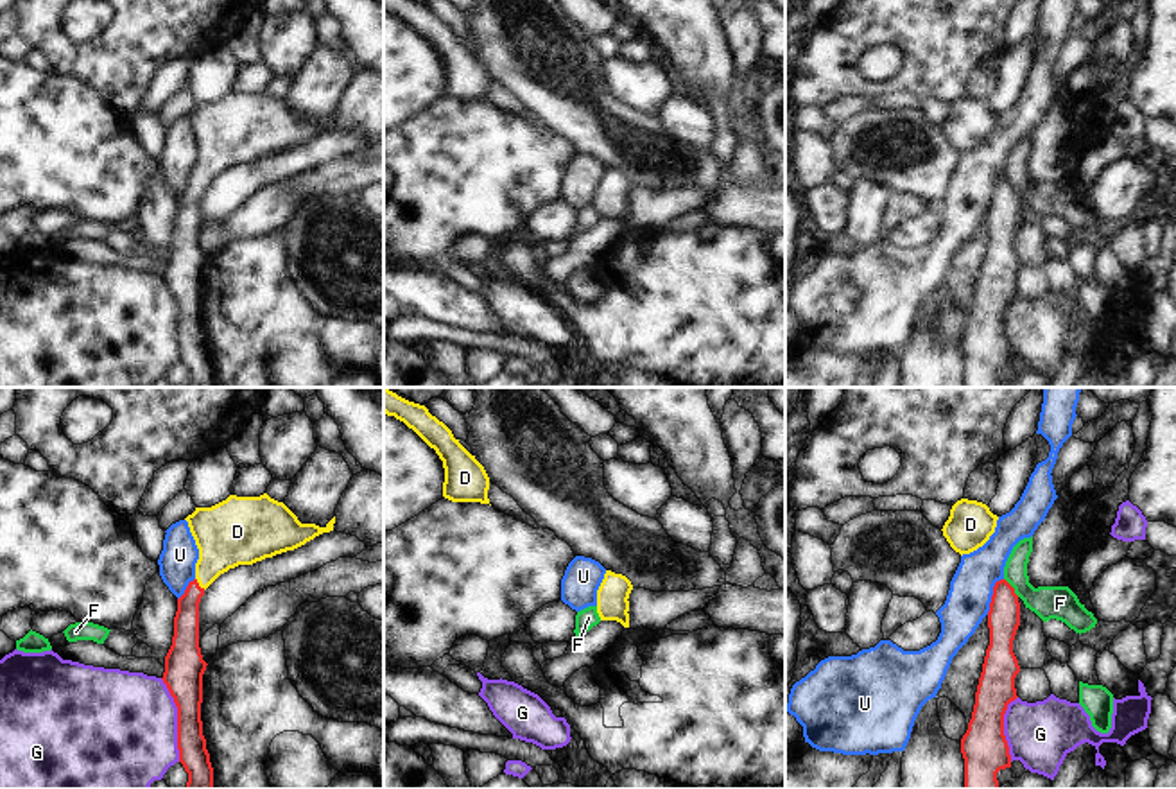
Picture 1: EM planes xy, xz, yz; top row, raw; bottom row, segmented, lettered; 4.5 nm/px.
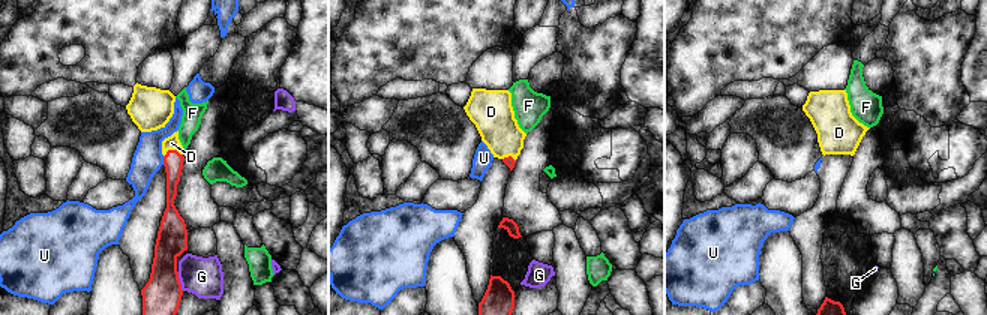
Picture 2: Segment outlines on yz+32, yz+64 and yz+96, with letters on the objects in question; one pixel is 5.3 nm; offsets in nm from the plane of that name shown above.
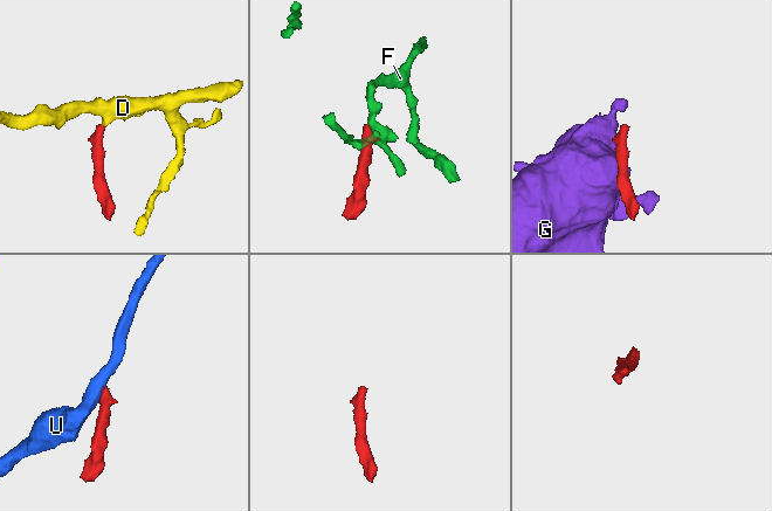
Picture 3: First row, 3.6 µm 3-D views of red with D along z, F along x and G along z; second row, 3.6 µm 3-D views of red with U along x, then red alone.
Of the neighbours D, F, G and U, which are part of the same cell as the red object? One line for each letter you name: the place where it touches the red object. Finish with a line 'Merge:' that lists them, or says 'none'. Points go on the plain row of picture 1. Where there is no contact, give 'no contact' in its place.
D: xy (198, 183)
Merge: D

